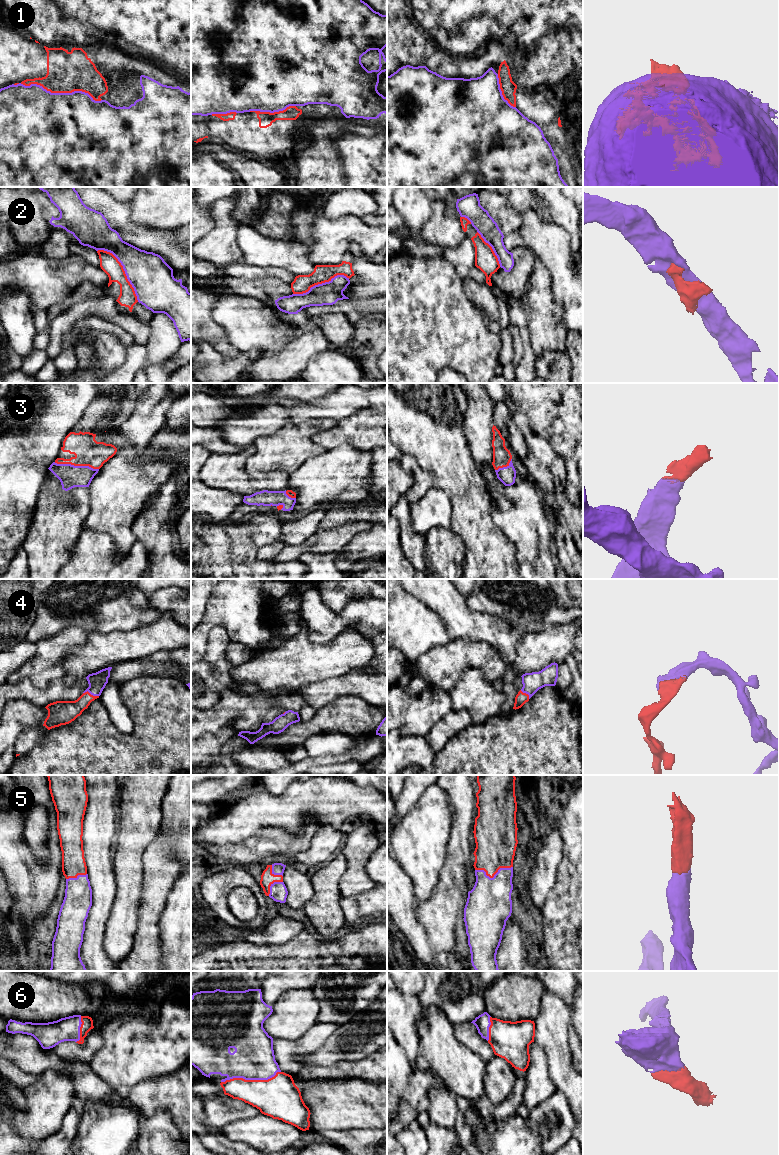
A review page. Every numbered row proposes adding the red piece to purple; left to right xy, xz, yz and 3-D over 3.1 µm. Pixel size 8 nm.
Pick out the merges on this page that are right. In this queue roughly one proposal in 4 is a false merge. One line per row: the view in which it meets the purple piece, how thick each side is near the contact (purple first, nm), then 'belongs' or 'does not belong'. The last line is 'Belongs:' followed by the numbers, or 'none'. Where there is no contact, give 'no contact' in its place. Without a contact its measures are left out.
1: meets purple in xy; 500 nm thick on the purple side, 320 nm on the other; belongs
2: meets purple in xy; 340 nm thick on the purple side, 150 nm on the other; does not belong
3: meets purple in xy; 190 nm thick on the purple side, 220 nm on the other; belongs
4: meets purple in xy; 150 nm thick on the purple side, 180 nm on the other; belongs
5: meets purple in yz; 360 nm thick on the purple side, 320 nm on the other; belongs
6: meets purple in xz; 340 nm thick on the purple side, 320 nm on the other; belongs
Belongs: 1, 3, 4, 5, 6

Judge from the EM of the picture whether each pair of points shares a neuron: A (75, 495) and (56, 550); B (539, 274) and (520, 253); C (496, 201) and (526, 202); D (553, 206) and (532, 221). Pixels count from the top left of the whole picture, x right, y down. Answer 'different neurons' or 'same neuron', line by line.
A: same neuron
B: different neurons
C: different neurons
D: different neurons

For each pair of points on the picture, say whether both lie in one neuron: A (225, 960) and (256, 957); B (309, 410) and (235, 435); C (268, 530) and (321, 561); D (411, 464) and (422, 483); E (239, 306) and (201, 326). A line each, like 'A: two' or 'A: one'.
A: one
B: one
C: two
D: one
E: two

